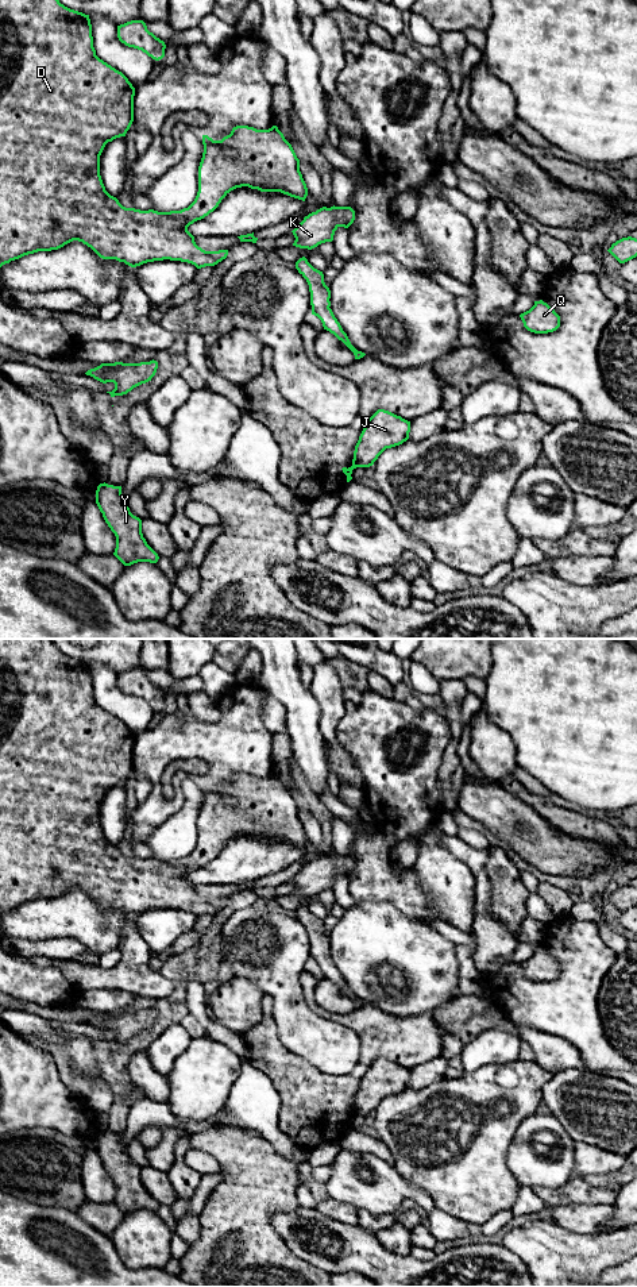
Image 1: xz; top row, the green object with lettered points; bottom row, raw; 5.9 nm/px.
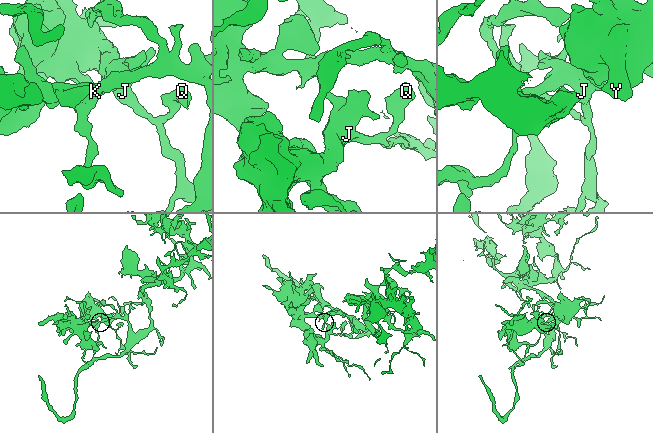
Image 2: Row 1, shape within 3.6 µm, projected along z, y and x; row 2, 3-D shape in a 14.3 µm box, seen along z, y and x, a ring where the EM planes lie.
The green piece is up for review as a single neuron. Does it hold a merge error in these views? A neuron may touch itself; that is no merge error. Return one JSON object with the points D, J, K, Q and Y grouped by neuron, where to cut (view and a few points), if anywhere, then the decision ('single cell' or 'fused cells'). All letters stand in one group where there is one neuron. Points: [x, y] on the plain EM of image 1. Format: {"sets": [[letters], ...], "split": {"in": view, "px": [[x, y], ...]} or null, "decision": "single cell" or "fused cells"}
{"sets": [["D", "J", "K", "Q", "Y"]], "split": null, "decision": "single cell"}

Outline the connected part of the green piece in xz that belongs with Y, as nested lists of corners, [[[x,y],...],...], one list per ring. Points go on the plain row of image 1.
[[[100,1132],[96,1138],[96,1152],[116,1184],[113,1203],[124,1214],[138,1210],[158,1210],[158,1202],[143,1186],[142,1168],[130,1160],[127,1145],[121,1142],[121,1134]]]

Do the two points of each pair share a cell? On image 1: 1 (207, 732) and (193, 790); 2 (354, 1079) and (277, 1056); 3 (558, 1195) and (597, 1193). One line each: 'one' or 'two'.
1: two
2: one
3: one

